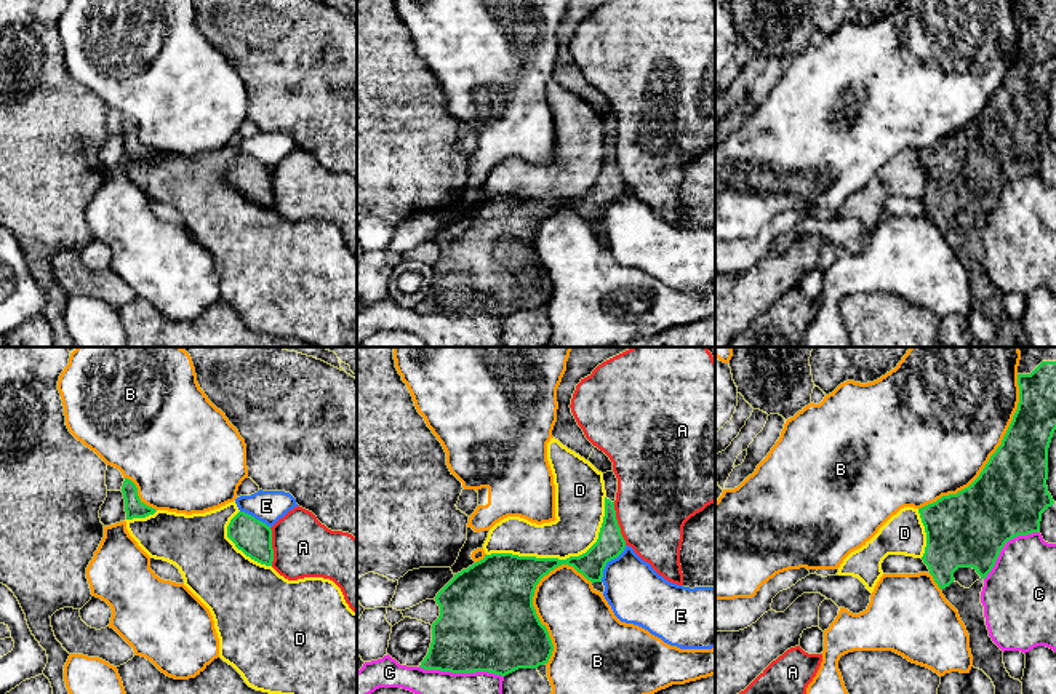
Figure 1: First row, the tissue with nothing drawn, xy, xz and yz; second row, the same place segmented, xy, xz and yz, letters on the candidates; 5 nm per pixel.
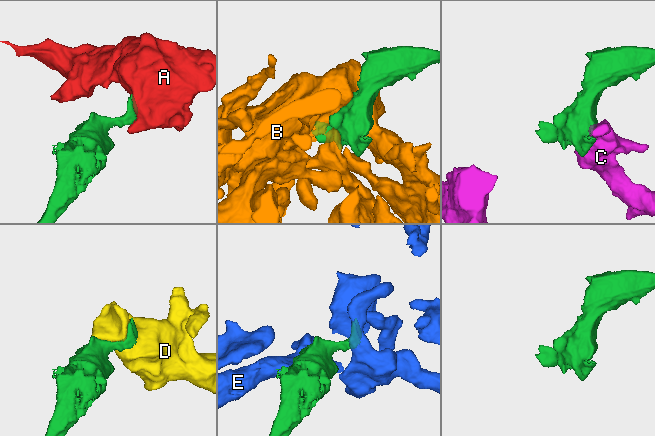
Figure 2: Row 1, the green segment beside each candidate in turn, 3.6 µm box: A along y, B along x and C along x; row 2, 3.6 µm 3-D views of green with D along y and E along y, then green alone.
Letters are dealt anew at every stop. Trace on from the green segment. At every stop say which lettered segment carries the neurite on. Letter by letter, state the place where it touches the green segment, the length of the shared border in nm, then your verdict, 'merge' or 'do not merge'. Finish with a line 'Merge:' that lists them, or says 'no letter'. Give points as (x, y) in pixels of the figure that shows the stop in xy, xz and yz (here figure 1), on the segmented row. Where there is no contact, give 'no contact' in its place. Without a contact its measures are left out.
A: meets green in xz at (616, 523); contact 220 nm long; do not merge
B: meets green in yz at (992, 454); contact 850 nm long; do not merge
C: meets green in xz at (461, 672); contact 420 nm long; do not merge
D: meets green in xz at (564, 560); contact 650 nm long; do not merge
E: meets green in xz at (608, 560); contact 220 nm long; do not merge
Merge: no letter

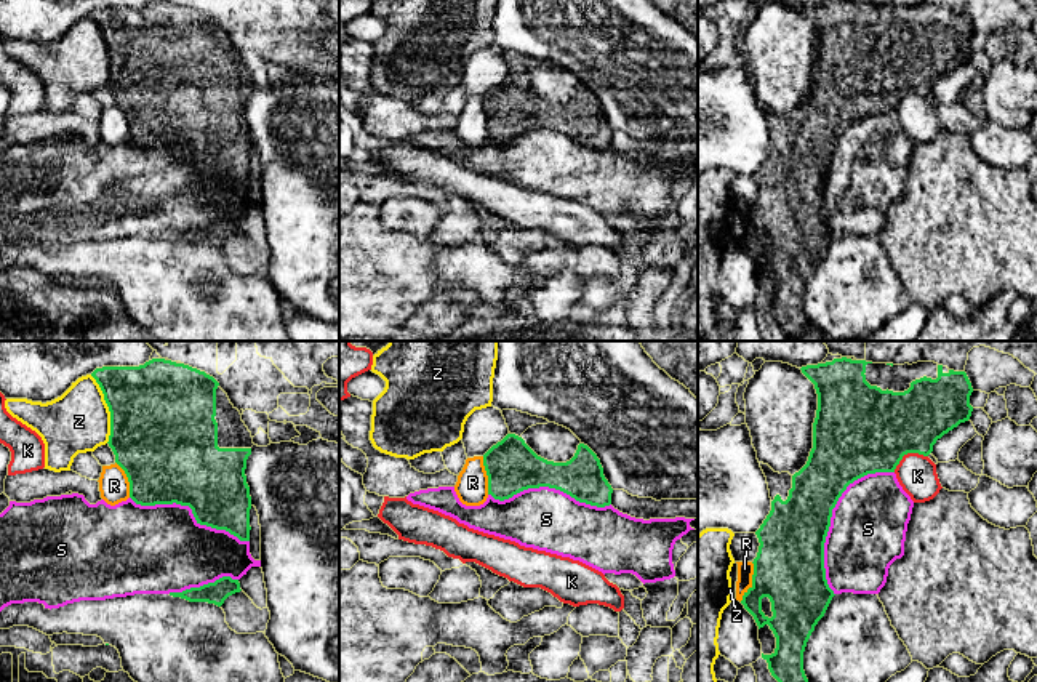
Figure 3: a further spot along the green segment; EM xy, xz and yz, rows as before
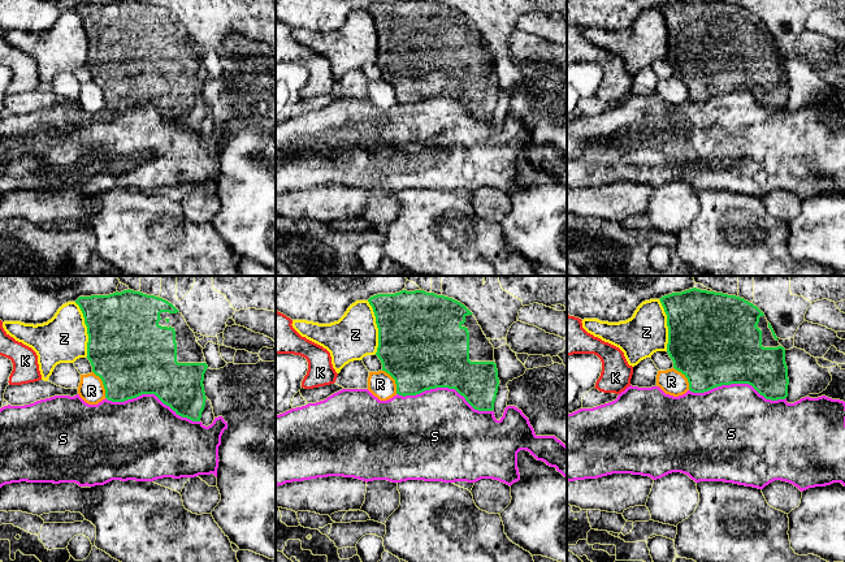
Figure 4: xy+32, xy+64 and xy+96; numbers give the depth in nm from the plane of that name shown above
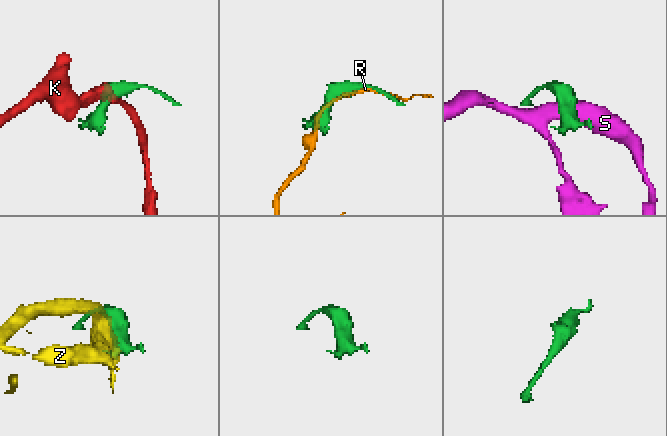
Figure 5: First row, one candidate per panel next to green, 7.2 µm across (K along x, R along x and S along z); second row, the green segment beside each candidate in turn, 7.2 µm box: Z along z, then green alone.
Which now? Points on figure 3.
K: meets green in yz at (908, 452); contact 190 nm long; do not merge
R: meets green in yz at (752, 581); contact 220 nm long; do not merge
S: meets green in yz at (831, 516); contact 700 nm long; do not merge
Z: meets green in xy at (109, 409); contact 360 nm long; do not merge
Merge: no letter

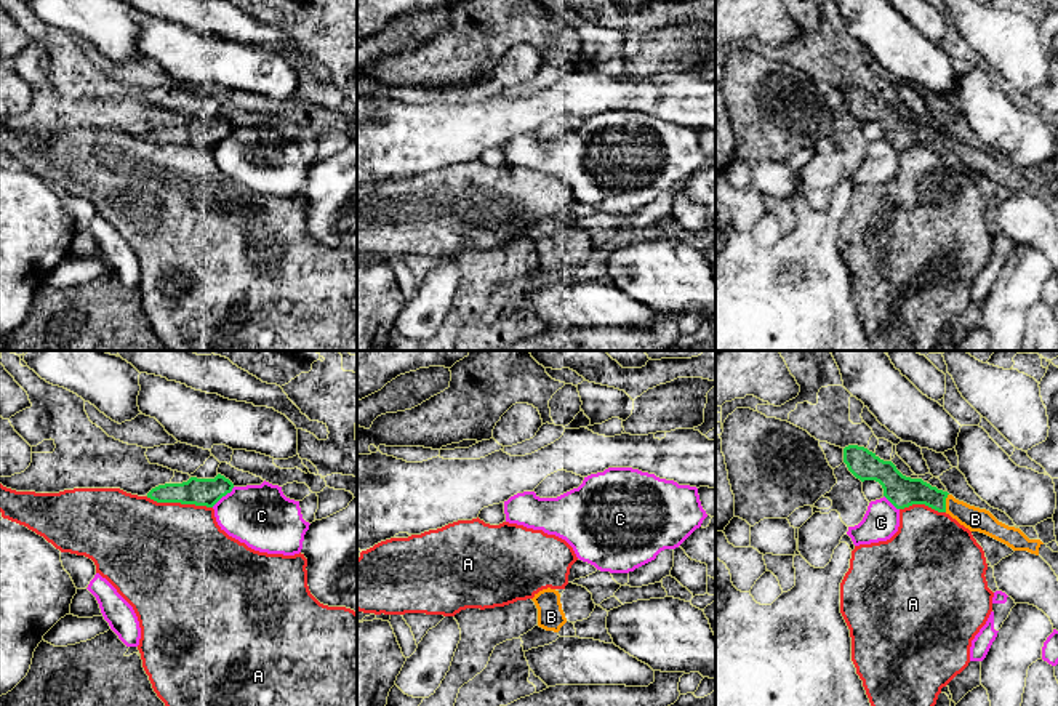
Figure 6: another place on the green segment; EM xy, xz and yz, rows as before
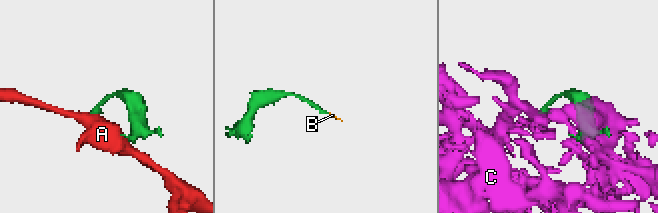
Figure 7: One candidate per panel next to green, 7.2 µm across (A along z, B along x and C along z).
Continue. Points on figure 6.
A: meets green in xy at (180, 501); contact 340 nm long; do not merge
B: meets green in yz at (945, 503); contact 100 nm long; merge
C: meets green in xy at (223, 495); contact 160 nm long; do not merge
Merge: B

